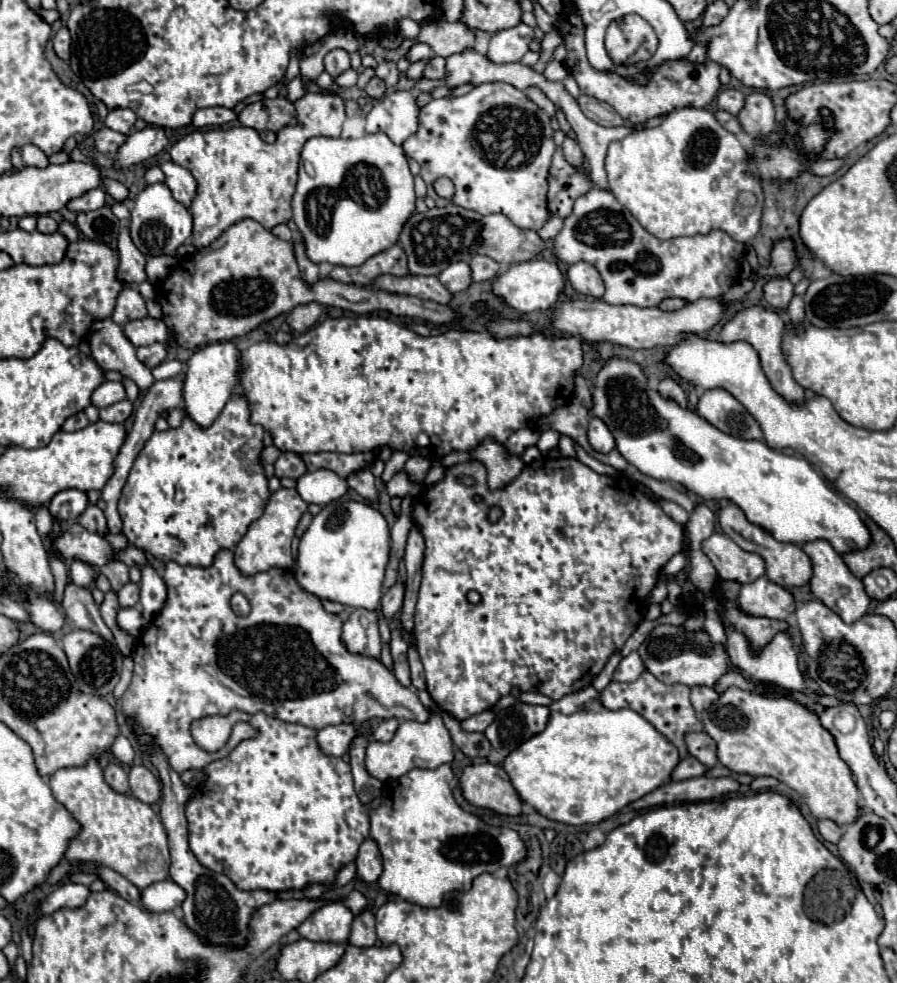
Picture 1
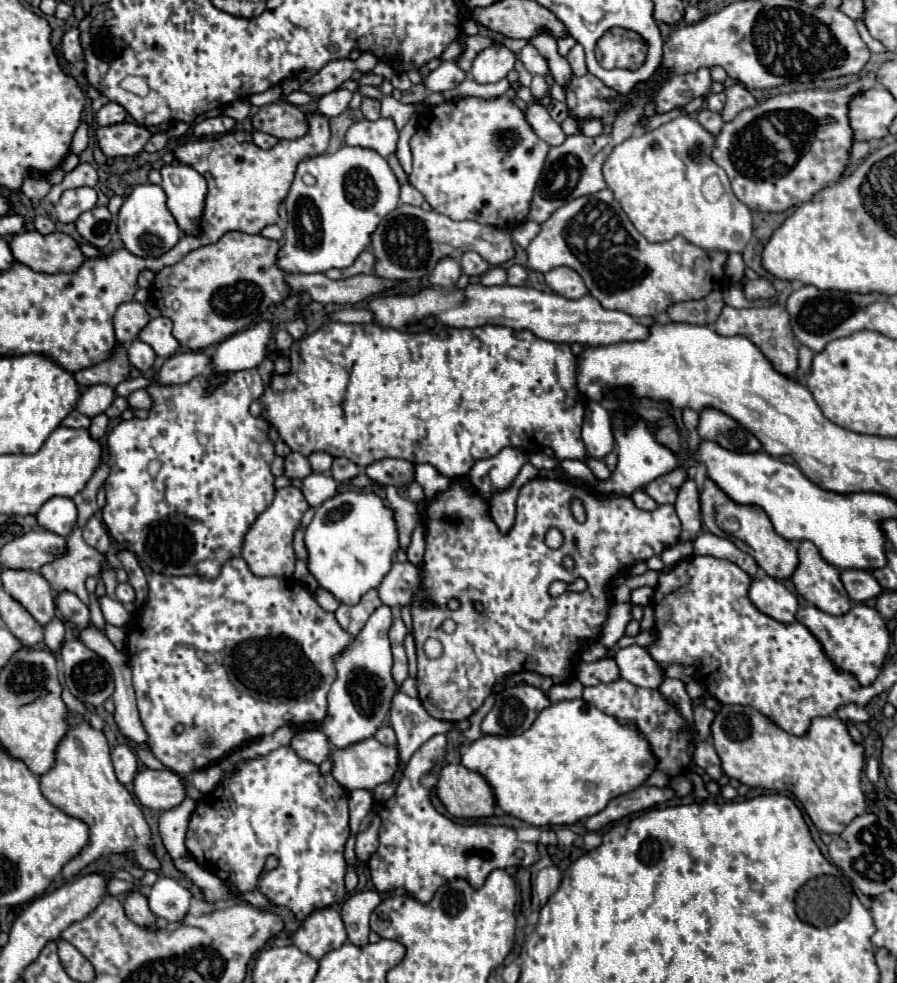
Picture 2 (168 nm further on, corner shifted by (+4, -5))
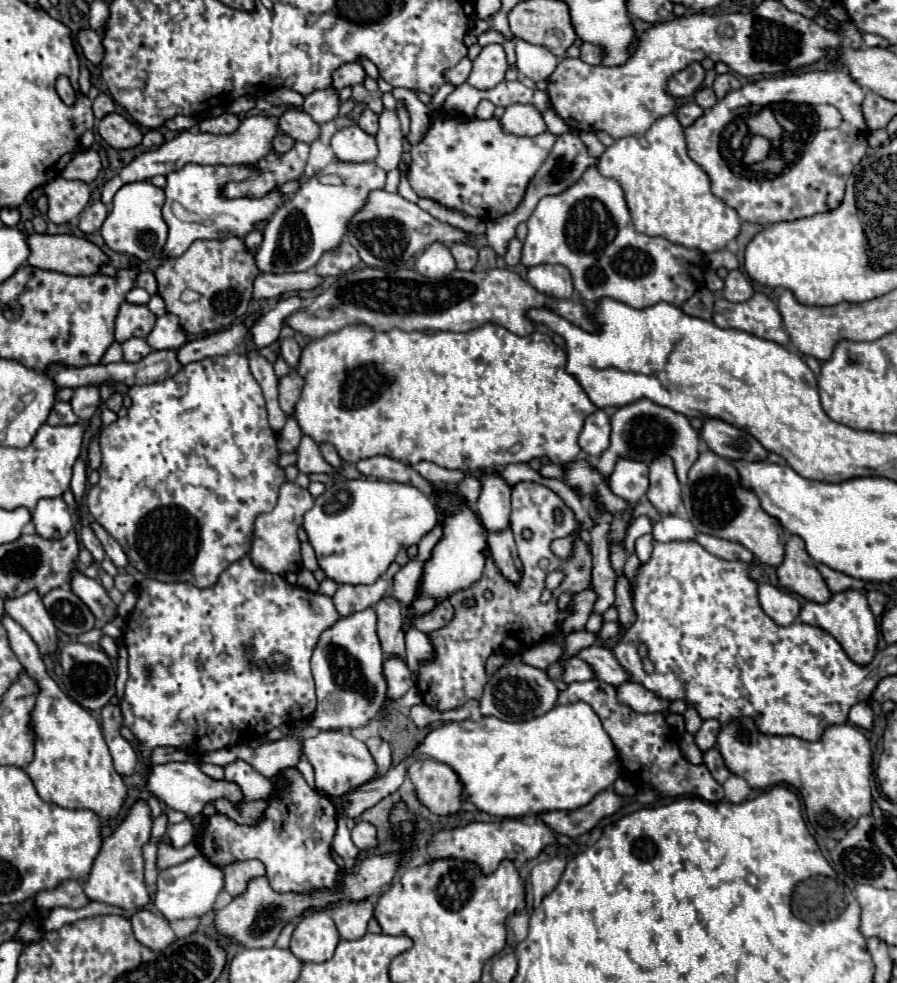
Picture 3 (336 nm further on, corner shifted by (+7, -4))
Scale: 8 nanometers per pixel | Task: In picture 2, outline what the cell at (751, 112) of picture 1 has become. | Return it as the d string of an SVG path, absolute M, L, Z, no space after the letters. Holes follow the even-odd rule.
M741 84L729 86L729 88L725 90L725 94L727 94L727 102L725 102L725 108L723 108L723 112L721 112L721 116L723 116L725 122L731 122L739 112L757 106L757 100L755 100L755 98L751 96L751 92L749 92L745 86L741 86Z

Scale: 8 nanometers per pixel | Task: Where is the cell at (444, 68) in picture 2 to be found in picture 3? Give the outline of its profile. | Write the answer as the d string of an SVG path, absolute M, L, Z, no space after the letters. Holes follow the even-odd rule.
M464 57L454 69L448 69L446 71L446 79L448 79L448 83L452 83L452 85L462 85L466 79L468 79L468 75L470 75L470 69L472 69L472 61L468 59L468 57Z

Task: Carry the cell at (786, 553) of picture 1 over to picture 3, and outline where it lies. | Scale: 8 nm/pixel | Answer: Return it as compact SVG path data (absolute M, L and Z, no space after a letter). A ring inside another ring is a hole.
M712 451L700 453L688 471L688 483L682 487L682 503L688 521L696 527L696 531L728 541L738 541L764 565L778 567L782 563L786 535L778 525L780 521L760 507L756 493L740 483L740 475L728 459L722 459Z

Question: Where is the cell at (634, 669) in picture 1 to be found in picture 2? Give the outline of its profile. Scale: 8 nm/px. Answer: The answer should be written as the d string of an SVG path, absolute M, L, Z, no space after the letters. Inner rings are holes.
M603 658L597 662L581 662L577 678L583 686L595 686L601 682L615 682L621 678L619 666L613 658Z

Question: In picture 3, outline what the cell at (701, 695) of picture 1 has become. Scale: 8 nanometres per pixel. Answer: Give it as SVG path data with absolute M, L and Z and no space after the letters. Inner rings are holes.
M708 719L702 723L700 731L694 735L696 737L696 745L700 747L700 751L708 751L716 745L716 737L718 737L718 731L720 731L720 721L714 721L714 719Z

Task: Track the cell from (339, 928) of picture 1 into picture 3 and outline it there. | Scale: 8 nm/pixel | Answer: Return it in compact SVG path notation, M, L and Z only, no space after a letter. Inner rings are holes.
M314 911L312 915L302 917L296 925L290 941L290 951L302 961L322 963L334 955L334 949L340 941L336 925L326 911Z

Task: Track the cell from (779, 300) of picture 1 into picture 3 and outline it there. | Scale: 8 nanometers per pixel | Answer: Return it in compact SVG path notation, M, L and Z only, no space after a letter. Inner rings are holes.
M734 269L734 271L728 271L728 275L724 277L724 289L720 291L720 295L726 299L726 301L748 301L752 295L754 295L754 289L750 285L750 279Z

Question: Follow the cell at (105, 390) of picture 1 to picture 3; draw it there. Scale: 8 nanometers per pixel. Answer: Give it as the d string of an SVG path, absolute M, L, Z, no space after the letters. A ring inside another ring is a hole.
M94 387L76 389L70 405L72 405L74 413L76 413L82 421L88 421L88 419L94 415L94 411L98 409L98 405L100 405L100 391L94 389Z

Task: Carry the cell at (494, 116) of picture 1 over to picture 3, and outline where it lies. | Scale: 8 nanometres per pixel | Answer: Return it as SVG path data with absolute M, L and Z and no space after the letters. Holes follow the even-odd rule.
M444 117L434 119L428 133L412 147L408 181L418 197L428 197L440 205L490 221L512 213L526 193L526 185L546 161L556 135L518 137L502 131L498 119Z

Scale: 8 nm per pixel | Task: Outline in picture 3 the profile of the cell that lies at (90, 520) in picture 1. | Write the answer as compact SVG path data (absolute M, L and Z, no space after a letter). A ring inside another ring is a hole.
M84 521L84 525L82 525L82 545L92 553L92 557L96 559L96 561L102 561L104 559L104 549L102 549L102 545L100 545L100 541L94 537L94 531L90 529L90 525L88 525L88 521Z

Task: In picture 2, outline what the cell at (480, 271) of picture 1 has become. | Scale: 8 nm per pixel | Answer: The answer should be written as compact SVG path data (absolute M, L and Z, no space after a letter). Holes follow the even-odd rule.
M465 252L461 256L461 268L463 268L465 276L479 278L479 276L483 276L489 270L489 264L477 252Z

